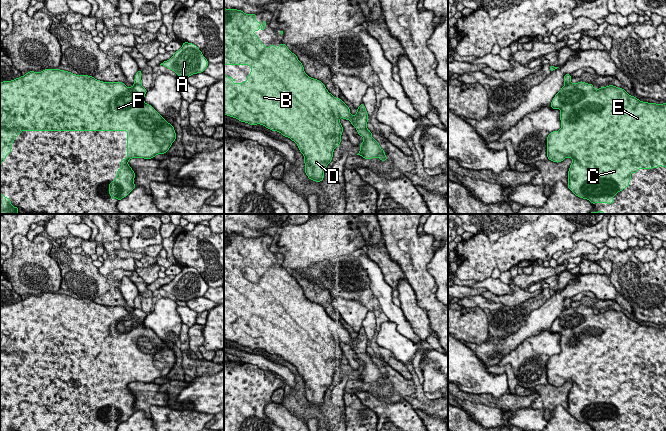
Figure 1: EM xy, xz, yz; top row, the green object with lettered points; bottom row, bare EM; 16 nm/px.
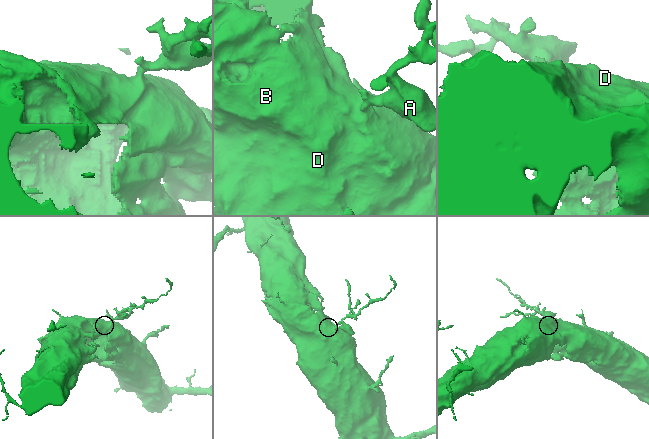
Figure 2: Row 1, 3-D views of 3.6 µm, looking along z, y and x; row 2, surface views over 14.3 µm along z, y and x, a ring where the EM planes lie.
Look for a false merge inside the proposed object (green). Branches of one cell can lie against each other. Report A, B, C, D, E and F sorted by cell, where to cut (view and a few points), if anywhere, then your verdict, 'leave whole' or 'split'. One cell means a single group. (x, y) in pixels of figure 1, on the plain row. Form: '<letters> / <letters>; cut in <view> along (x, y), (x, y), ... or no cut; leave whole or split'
A B C D E F; no cut; leave whole

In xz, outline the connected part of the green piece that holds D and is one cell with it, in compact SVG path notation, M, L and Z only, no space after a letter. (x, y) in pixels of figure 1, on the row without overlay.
M224 232L224 289L249 289L251 291L247 304L242 307L235 307L235 303L228 301L224 295L224 338L253 350L264 349L294 365L304 379L305 397L312 405L321 406L323 404L324 395L332 384L334 373L340 369L344 354L339 345L340 342L349 344L357 353L357 357L364 362L357 379L364 383L378 381L380 385L388 384L385 375L380 372L378 365L367 353L369 342L364 328L360 328L357 337L353 340L349 331L340 322L329 317L320 304L311 302L305 297L302 287L288 273L287 269L279 267L278 272L275 269L269 269L267 272L254 257L259 254L265 255L265 245L260 252L261 247L255 244L256 241L256 238L246 238L242 234Z

